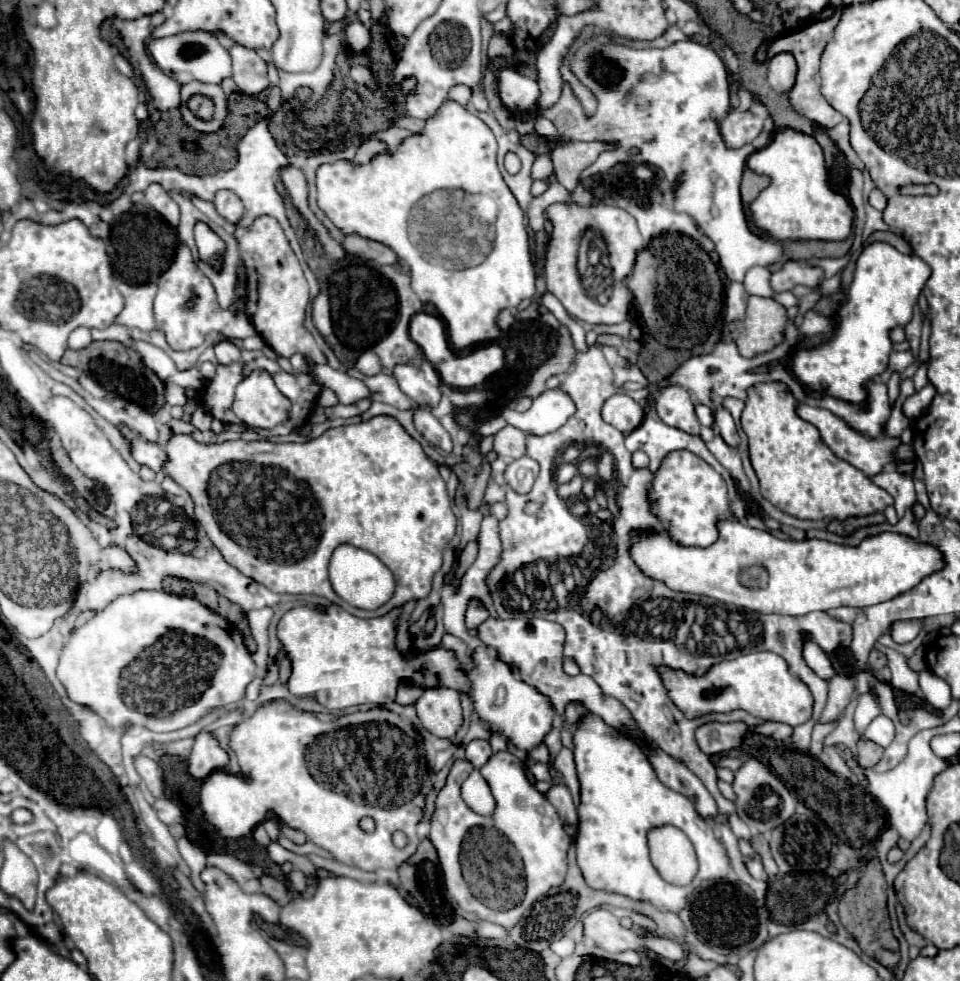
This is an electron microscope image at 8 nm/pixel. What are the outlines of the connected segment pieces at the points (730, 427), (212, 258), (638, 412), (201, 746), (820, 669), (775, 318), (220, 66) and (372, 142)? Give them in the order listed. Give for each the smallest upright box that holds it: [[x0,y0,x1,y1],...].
[[715,408,739,448],[195,224,223,268],[601,394,645,434],[189,732,229,780],[803,642,835,680],[727,294,789,358],[147,32,231,84],[355,136,389,164]]

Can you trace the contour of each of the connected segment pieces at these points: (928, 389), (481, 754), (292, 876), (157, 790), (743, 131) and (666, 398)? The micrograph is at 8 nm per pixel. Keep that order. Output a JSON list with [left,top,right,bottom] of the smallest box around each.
[[903,384,935,418],[465,740,491,768],[287,870,307,892],[135,756,163,798],[719,112,763,148],[655,386,699,434]]

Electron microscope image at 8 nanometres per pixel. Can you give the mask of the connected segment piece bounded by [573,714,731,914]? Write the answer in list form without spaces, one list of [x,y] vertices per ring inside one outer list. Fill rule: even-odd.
[[[583,716],[573,732],[575,764],[581,782],[581,806],[577,824],[577,864],[585,882],[595,890],[615,892],[633,900],[653,904],[661,912],[681,912],[687,894],[705,878],[725,878],[731,872],[731,860],[725,846],[715,838],[713,828],[701,820],[693,802],[665,788],[641,748],[623,736],[599,716]],[[653,822],[673,822],[695,846],[699,872],[693,888],[667,884],[649,862],[647,832]]]

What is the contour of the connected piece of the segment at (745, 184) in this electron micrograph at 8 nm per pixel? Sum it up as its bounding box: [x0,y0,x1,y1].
[741,168,769,206]

